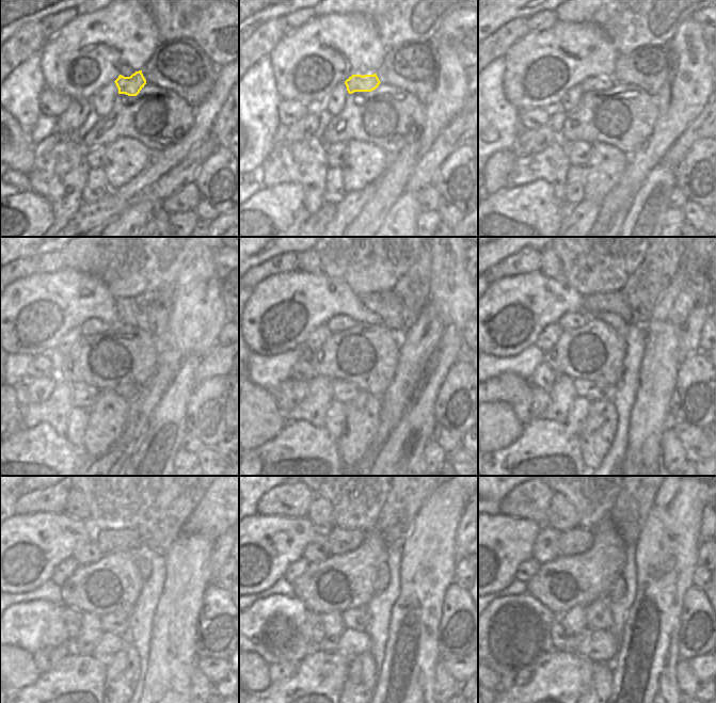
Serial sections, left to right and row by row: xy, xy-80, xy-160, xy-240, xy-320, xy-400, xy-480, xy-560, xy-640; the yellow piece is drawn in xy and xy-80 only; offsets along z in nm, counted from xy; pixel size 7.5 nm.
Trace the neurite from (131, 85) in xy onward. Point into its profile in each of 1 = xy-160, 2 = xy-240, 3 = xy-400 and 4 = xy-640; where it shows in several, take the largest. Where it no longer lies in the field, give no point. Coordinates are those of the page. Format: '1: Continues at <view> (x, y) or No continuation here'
1: Continues at xy-160 (592, 83)
2: Continues at xy-240 (94, 325)
3: Continues at xy-400 (572, 320)
4: Continues at xy-640 (545, 547).

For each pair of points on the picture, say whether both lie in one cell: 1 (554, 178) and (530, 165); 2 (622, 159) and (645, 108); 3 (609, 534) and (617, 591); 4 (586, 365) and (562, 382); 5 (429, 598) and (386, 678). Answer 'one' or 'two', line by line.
1: one
2: two
3: two
4: two
5: one

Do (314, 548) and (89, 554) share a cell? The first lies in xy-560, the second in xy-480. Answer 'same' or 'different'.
same

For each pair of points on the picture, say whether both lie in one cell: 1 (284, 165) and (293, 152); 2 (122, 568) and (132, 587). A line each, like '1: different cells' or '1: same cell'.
1: same cell
2: same cell

